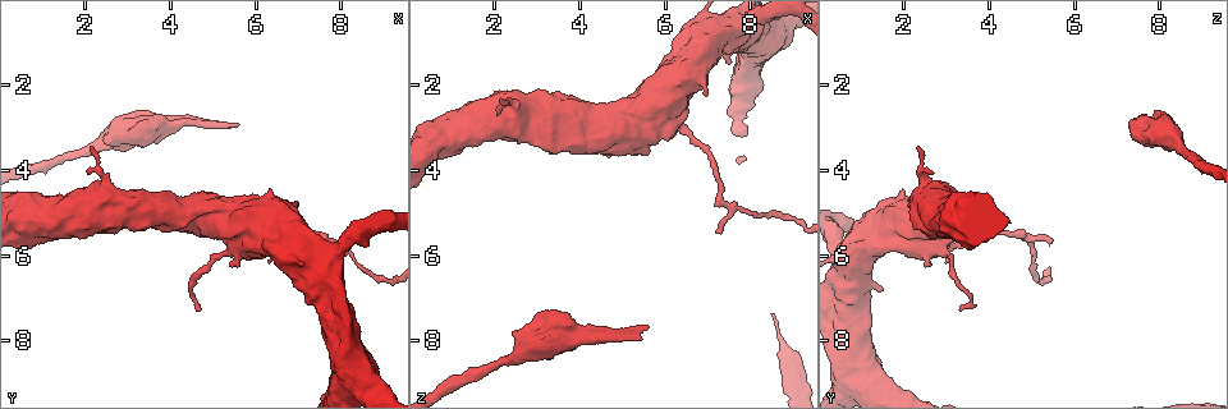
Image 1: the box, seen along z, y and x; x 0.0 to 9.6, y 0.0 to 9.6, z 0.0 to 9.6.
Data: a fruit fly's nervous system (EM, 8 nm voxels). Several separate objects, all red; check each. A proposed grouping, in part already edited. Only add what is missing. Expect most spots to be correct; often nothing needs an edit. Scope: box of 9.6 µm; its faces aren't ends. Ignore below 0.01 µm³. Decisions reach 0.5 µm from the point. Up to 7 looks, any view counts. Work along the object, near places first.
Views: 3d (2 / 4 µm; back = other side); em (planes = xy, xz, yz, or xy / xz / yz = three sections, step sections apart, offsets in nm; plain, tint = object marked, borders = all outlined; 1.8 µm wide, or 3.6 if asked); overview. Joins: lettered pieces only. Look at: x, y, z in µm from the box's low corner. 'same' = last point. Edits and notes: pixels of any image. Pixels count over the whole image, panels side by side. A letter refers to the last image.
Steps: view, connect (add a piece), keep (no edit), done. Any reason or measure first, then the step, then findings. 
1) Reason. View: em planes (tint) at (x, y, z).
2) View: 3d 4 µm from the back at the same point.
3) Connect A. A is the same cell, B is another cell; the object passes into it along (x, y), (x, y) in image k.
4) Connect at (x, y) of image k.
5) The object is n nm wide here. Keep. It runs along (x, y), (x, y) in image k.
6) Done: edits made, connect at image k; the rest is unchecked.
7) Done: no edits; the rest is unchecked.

Free end. View: 3d 4 µm at (6.95, 4.75, 2.15).

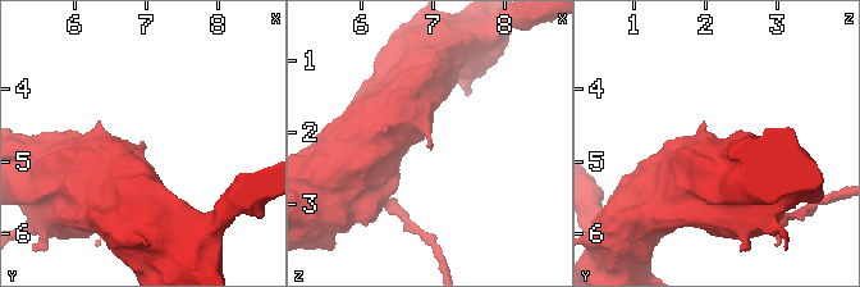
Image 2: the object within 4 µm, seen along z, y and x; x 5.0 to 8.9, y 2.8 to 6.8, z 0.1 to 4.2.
Now the EM. View: em planes (plain) at (7.00, 4.80, 2.20).

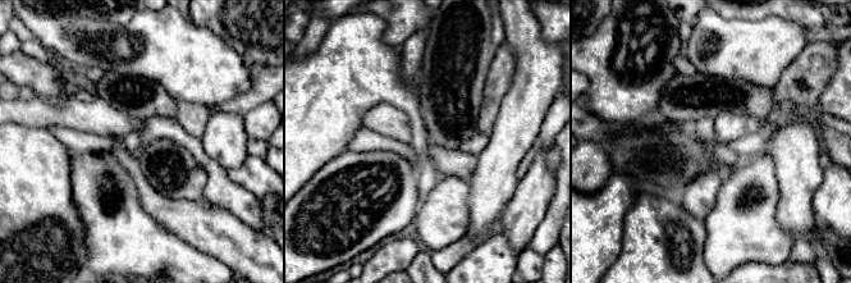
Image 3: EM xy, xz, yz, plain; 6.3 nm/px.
See the neighbours. View: em planes (borders) at the same point.

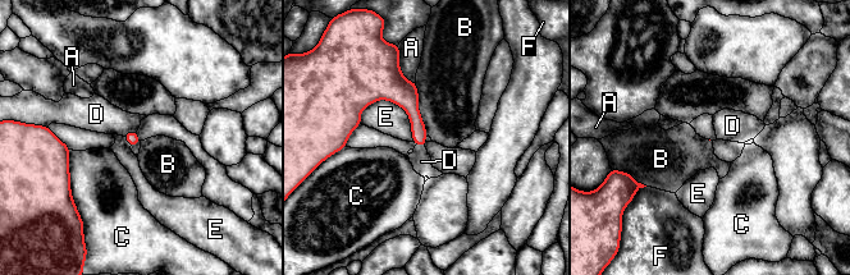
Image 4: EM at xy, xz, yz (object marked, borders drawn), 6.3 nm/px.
The longest contact is with E, 380 nm. Keep. A, B, C, D, E and F are other cells; no lettered piece goes on from it.

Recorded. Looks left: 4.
View: em 3.6 µm xz step 8 (borders) at (3.25, 3.05, 8.00).

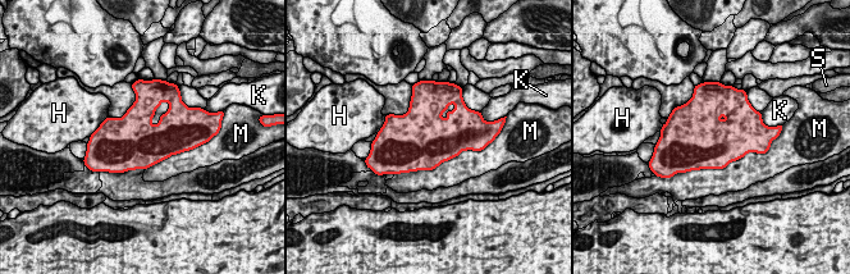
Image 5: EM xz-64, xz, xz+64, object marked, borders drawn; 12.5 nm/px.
View: em 3.6 µm planes (borders) at the same point.

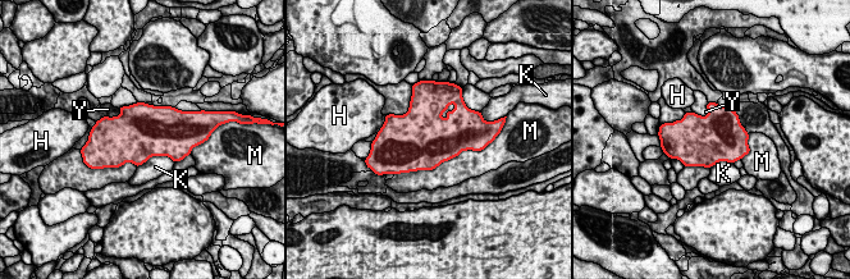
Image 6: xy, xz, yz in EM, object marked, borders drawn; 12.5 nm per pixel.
The object is 650 nm wide here; the longest contact is with M, 900 nm. Keep. H, K, M and Y are other cells; none of them fits.

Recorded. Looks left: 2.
An open end. View: 3d 4 µm at (5.55, 2.85, 7.60).

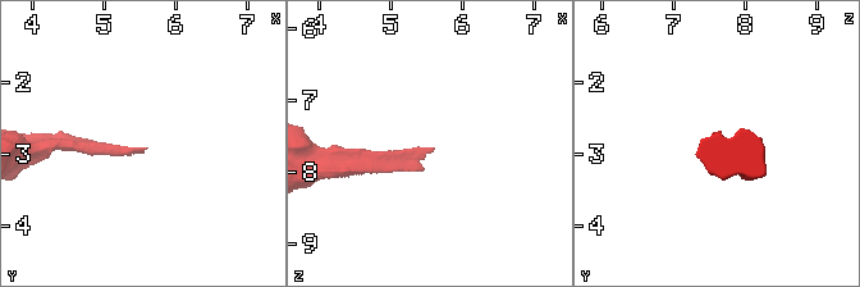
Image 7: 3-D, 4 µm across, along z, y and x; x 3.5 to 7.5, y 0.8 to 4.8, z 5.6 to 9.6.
Shape alone is not enough. View: em planes (borders) at (5.60, 2.95, 7.65).

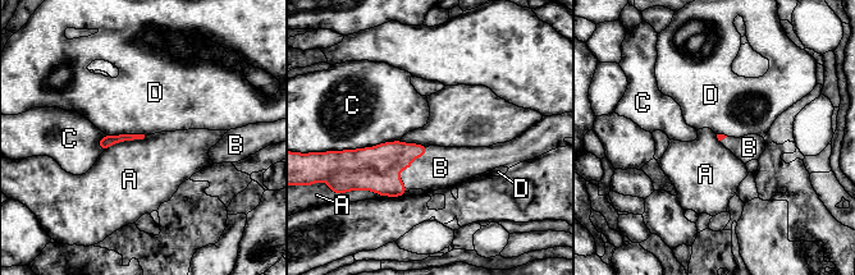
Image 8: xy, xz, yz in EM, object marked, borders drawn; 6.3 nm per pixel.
Connect B. B is the same cell, A, C and D are other cells; the object passes into it along (375, 169), (407, 168), (440, 168) in image 8; it goes on there.

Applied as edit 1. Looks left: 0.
Done: edits made, connect at image 8; the rest is unchecked.

